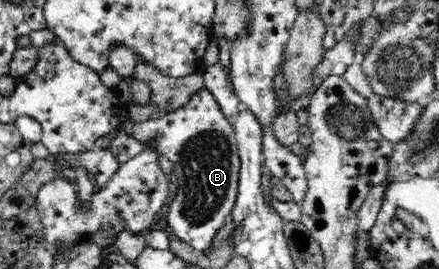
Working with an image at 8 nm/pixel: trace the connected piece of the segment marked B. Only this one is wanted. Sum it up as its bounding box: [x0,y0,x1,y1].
[121,87,241,253]

